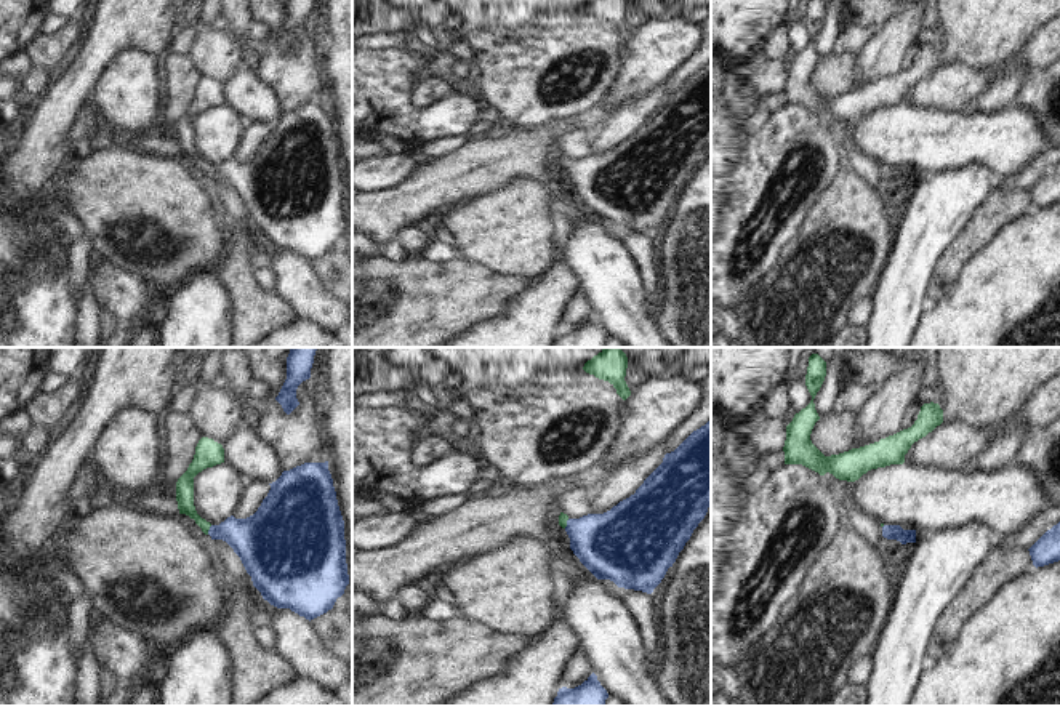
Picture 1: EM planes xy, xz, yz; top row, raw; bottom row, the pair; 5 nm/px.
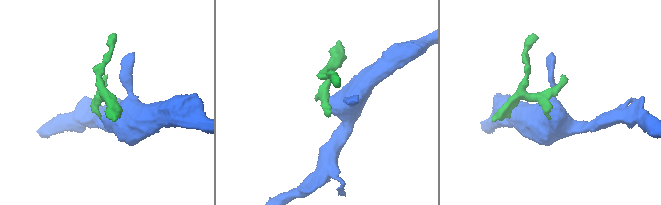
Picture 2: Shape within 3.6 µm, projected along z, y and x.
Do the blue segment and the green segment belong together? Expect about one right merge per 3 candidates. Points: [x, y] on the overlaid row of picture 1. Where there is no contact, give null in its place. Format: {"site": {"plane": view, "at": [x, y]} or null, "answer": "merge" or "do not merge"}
{"site": {"plane": "xy", "at": [208, 530]}, "answer": "merge"}

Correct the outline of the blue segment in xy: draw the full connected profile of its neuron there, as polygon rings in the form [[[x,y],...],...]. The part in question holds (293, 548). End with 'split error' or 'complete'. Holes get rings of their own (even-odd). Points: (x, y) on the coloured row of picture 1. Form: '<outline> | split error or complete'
[[[202,437],[187,471],[176,482],[179,514],[195,520],[211,540],[226,541],[240,557],[253,586],[263,599],[277,608],[314,620],[333,608],[349,584],[346,564],[344,520],[338,506],[333,479],[325,463],[304,463],[269,483],[271,490],[258,511],[247,519],[227,517],[219,525],[202,519],[194,506],[194,477],[207,467],[224,463],[224,448],[213,439]]] | split error

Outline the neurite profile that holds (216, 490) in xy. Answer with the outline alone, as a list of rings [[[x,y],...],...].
[[[226,463],[203,469],[194,477],[197,514],[211,525],[219,525],[239,509],[245,483]]]

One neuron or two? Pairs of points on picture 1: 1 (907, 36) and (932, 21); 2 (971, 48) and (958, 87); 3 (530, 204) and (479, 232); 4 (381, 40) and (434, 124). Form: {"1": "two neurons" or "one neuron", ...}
{"1": "two neurons", "2": "two neurons", "3": "one neuron", "4": "two neurons"}

